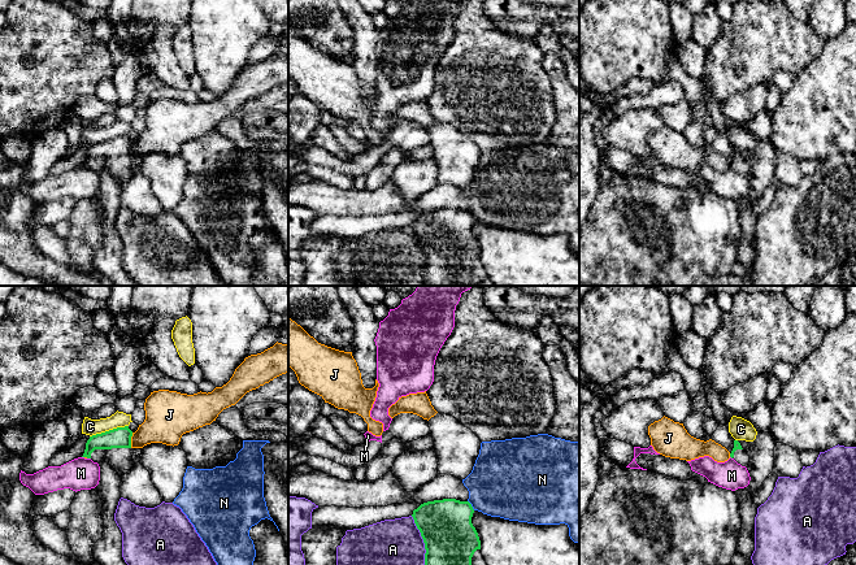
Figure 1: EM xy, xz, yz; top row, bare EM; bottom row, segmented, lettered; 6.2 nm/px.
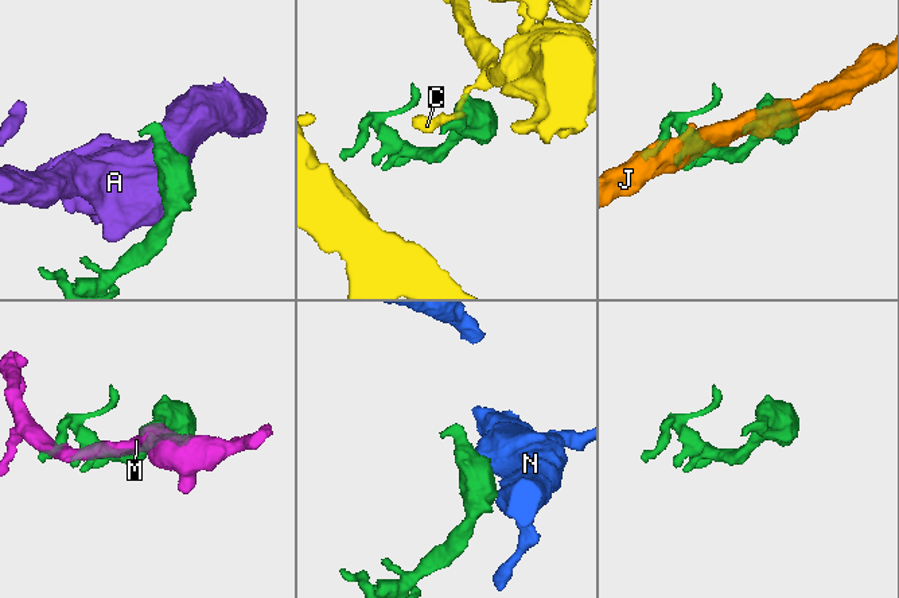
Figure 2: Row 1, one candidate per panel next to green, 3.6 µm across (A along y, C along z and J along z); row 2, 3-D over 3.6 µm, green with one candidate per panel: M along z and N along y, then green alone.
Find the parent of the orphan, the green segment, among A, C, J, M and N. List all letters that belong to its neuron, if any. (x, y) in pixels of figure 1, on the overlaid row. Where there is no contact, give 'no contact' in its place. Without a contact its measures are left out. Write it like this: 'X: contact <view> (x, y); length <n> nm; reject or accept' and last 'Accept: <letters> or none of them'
A: contact xz (424, 540); length 320 nm; reject
C: contact xy (109, 430); length 260 nm; reject
J: contact xy (130, 440); length 100 nm; reject
M: contact xy (88, 457); length 30 nm; reject
N: contact xz (470, 505); length 80 nm; reject
Accept: none of them

